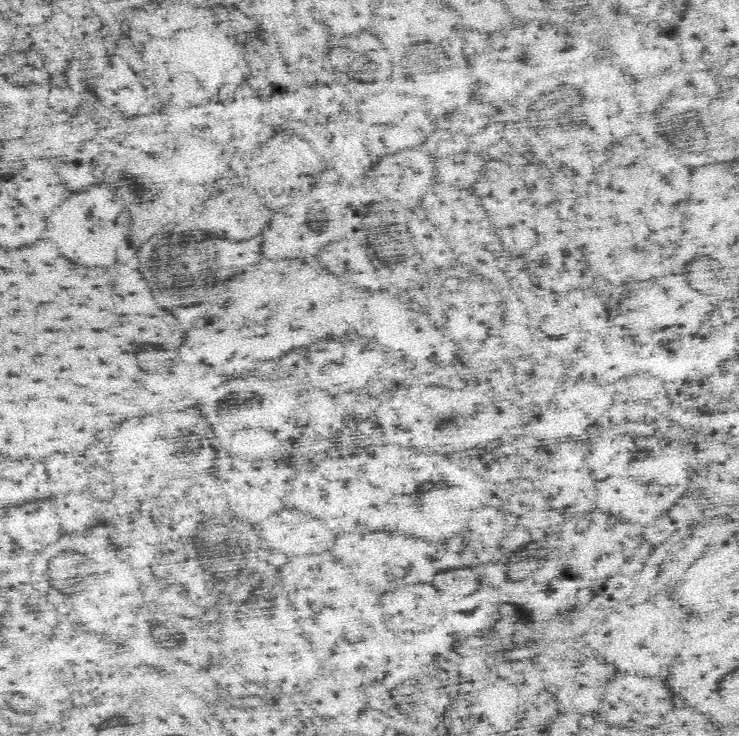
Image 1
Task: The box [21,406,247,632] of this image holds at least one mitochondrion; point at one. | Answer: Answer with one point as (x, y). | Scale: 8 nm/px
(179, 450)

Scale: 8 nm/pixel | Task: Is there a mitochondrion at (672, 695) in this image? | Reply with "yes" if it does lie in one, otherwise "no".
no

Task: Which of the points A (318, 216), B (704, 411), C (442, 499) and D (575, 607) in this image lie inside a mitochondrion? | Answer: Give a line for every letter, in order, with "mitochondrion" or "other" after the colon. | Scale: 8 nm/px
A: mitochondrion
B: other
C: mitochondrion
D: mitochondrion

